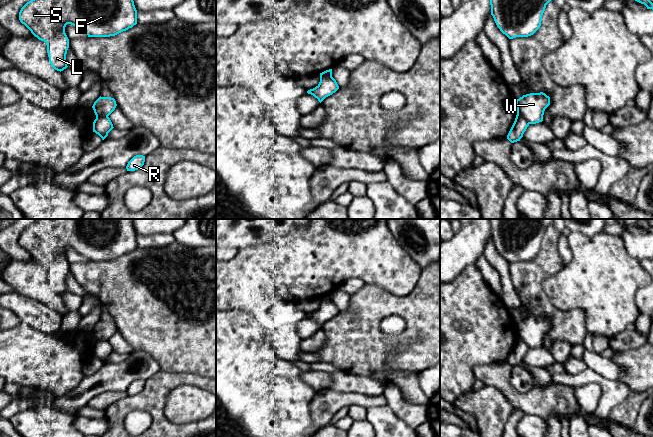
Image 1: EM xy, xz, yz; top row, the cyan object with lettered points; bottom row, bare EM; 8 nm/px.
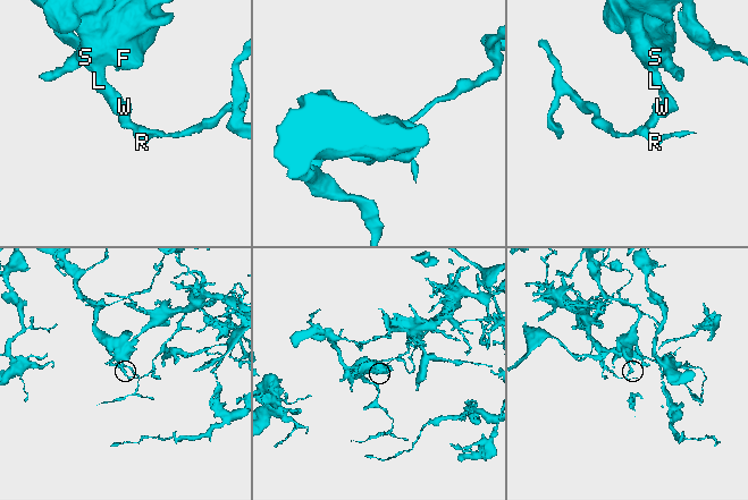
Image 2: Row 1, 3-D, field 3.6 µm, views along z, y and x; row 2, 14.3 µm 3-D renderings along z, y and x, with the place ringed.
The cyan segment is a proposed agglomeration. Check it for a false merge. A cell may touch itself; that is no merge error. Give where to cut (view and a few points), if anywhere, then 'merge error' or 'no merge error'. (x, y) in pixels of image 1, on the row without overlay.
yz (517, 338), (521, 339), (529, 347) | merge error

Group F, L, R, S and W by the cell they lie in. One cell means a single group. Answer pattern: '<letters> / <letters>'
F L S W / R

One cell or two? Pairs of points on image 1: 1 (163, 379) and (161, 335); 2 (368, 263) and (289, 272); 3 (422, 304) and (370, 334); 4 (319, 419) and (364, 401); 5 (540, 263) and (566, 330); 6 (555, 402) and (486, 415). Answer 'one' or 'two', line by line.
1: two
2: one
3: one
4: one
5: one
6: two

